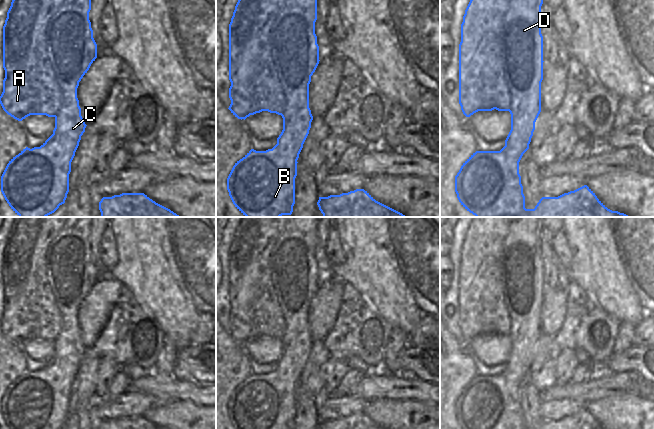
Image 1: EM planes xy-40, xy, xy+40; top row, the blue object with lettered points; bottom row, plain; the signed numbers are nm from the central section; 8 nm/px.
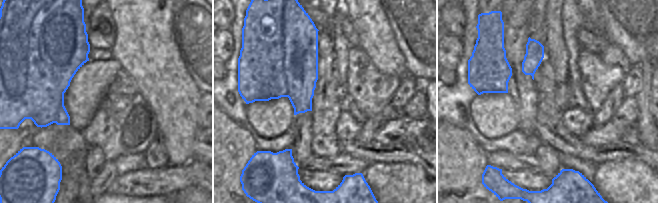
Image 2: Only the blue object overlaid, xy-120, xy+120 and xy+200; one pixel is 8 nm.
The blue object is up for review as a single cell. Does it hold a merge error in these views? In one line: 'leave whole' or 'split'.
split

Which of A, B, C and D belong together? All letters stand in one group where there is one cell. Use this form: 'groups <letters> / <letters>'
groups A / B C D

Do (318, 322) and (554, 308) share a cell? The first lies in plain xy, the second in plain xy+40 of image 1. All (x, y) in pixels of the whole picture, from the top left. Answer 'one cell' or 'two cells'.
one cell

